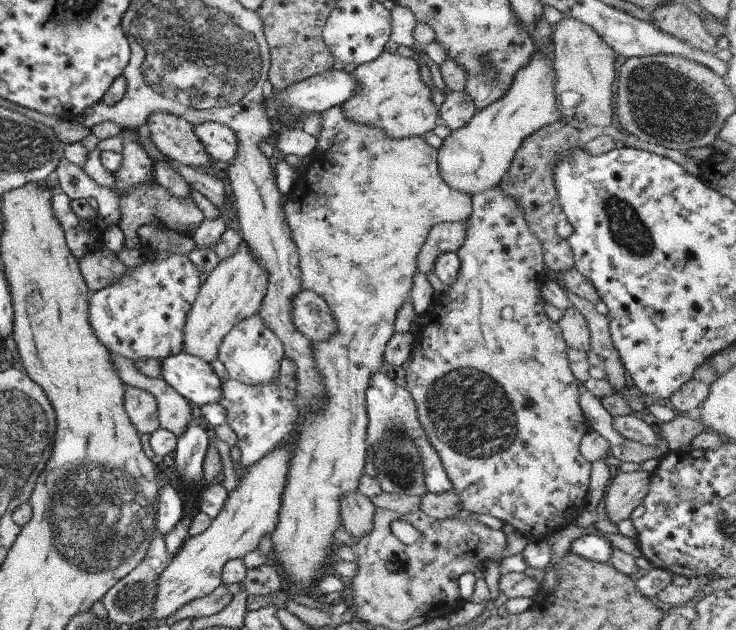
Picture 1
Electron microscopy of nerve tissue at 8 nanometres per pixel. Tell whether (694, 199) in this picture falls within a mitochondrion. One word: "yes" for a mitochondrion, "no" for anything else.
no

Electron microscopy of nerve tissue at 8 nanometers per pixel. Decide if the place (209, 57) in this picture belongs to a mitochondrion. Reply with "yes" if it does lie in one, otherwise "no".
yes

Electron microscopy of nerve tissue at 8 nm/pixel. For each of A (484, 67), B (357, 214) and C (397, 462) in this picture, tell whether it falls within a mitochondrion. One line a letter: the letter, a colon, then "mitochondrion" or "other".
A: mitochondrion
B: mitochondrion
C: mitochondrion

